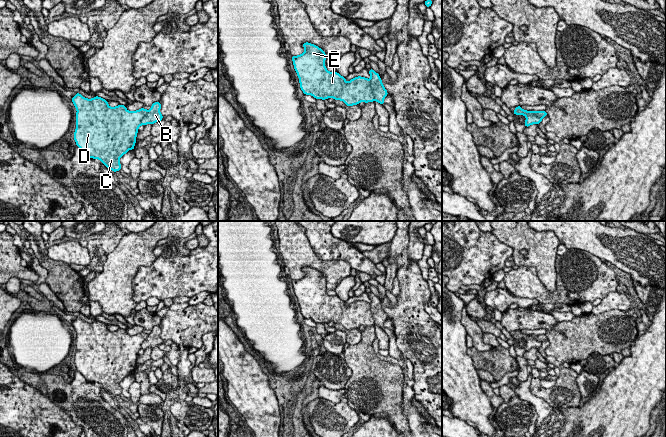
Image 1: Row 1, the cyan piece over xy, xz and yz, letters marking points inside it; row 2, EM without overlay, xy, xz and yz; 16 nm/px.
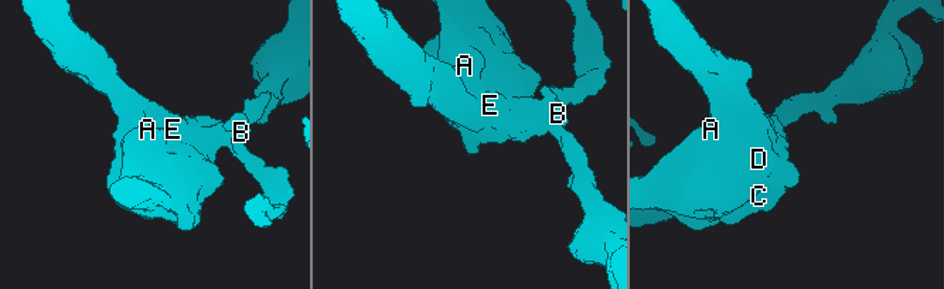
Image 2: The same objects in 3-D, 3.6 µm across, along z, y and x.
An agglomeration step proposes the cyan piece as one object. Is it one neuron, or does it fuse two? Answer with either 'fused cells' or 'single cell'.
fused cells

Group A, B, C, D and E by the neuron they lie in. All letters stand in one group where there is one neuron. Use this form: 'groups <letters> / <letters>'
groups A C D E / B

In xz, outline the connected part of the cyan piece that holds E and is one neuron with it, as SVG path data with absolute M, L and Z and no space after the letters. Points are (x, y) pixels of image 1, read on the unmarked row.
M305 266L303 267L304 277L292 280L294 293L299 302L300 312L305 319L312 319L315 323L328 323L332 321L334 324L343 325L346 330L353 330L364 327L373 326L374 319L371 312L371 306L366 301L355 301L348 307L346 302L337 296L329 296L325 290L326 277L318 270Z

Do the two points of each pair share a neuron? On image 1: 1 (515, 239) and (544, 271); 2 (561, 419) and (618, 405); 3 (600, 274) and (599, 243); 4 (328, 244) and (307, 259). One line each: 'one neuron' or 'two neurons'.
1: one neuron
2: one neuron
3: two neurons
4: two neurons

